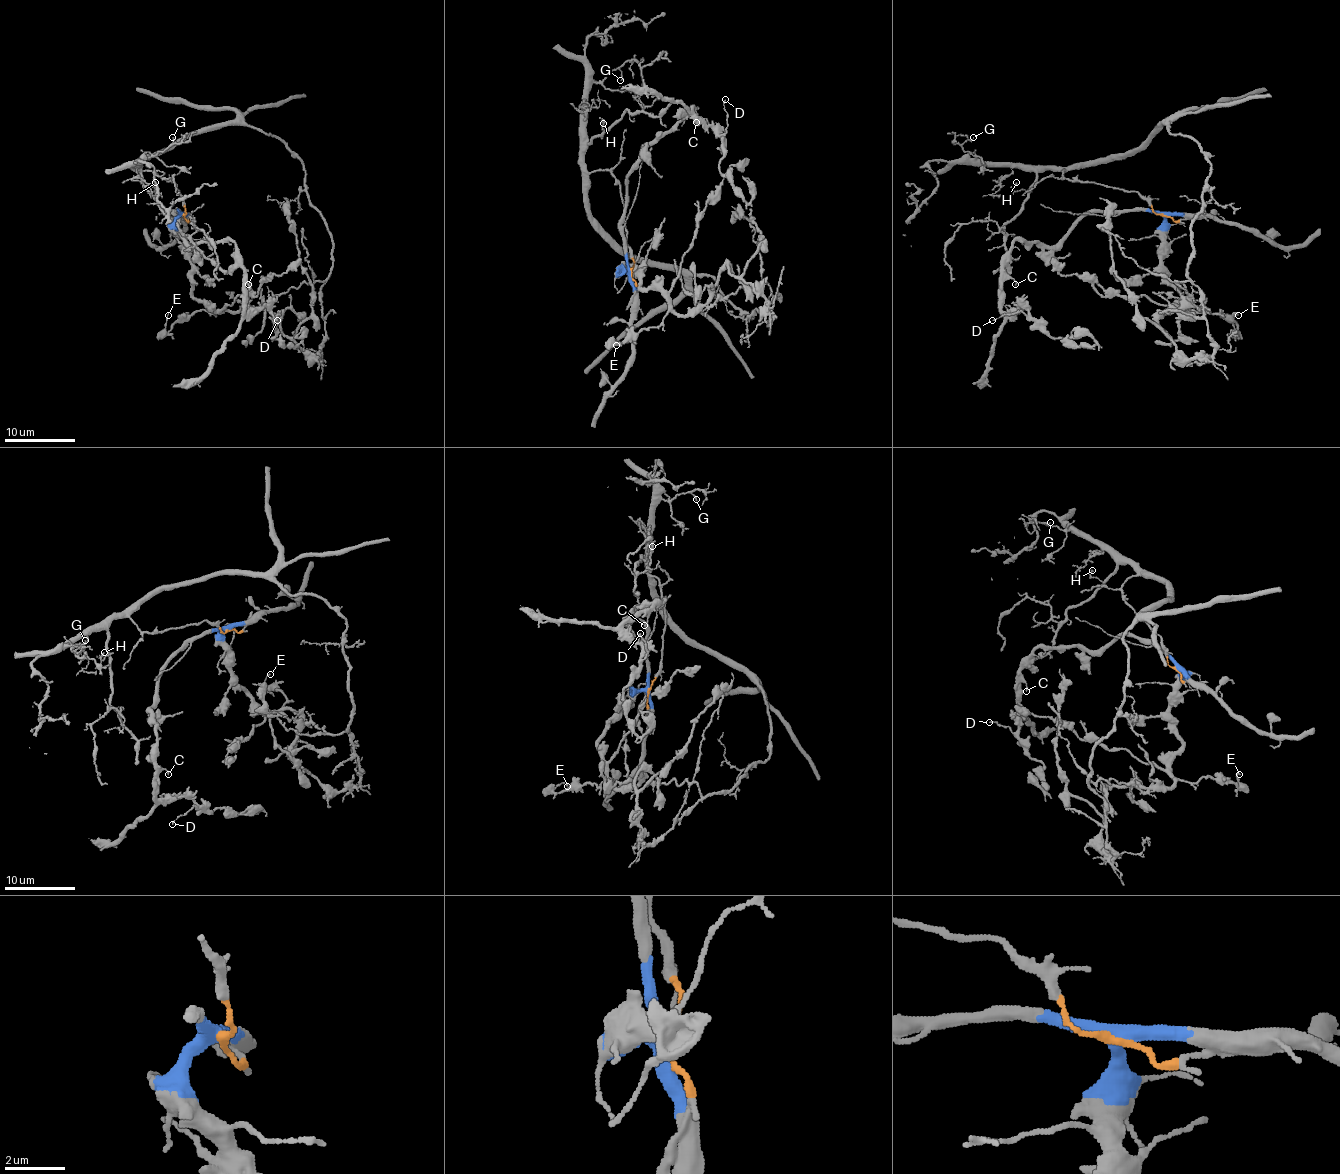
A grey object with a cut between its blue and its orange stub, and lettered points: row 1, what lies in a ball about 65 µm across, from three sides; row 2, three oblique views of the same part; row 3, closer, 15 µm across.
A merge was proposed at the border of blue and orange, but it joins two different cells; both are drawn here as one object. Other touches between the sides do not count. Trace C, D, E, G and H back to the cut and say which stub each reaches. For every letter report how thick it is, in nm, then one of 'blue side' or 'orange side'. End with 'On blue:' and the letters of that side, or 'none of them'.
C: 120 nm | blue side
D: 110 nm | blue side
E: 130 nm | blue side
G: 120 nm | orange side
H: 110 nm | orange side
On blue: C, D, E

